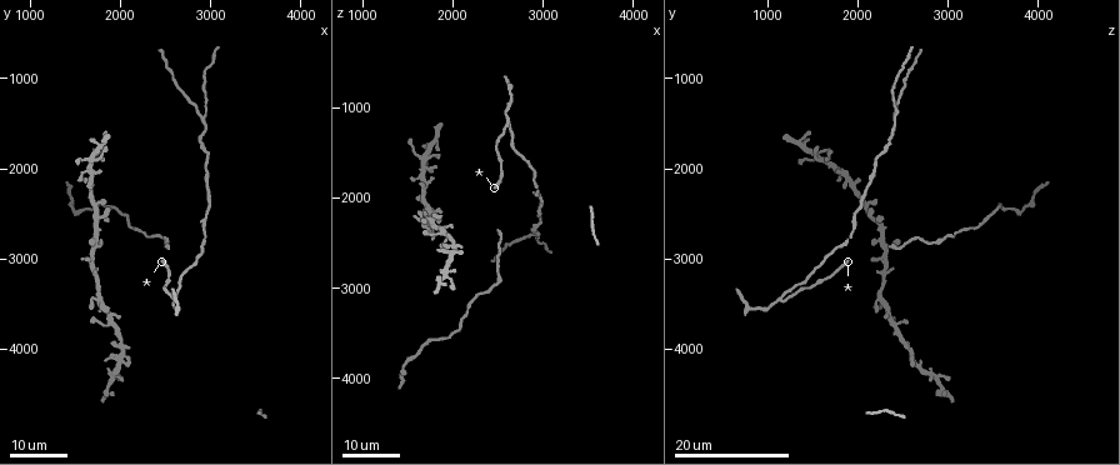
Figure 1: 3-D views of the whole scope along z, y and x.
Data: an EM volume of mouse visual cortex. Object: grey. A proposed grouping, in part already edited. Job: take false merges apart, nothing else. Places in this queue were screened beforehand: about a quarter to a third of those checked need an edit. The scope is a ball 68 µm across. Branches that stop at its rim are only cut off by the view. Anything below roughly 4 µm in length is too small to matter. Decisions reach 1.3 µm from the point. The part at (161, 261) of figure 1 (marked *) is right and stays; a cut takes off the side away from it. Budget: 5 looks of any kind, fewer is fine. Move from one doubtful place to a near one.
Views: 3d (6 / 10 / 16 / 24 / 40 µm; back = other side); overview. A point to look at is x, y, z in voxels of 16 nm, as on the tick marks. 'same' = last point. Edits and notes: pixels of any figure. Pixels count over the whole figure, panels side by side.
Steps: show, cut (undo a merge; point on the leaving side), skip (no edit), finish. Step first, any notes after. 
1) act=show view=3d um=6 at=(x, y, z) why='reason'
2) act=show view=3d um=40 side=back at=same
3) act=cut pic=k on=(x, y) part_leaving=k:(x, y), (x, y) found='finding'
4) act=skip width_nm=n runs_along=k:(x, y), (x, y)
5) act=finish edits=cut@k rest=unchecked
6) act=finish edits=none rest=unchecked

act=show view=3d um=24 at=(2900, 1450, 2400)

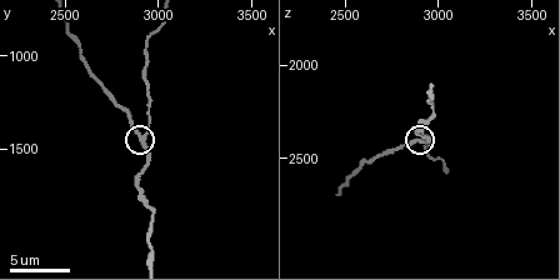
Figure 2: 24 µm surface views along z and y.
act=show view=3d um=10 at=(2920, 1420, 2400)

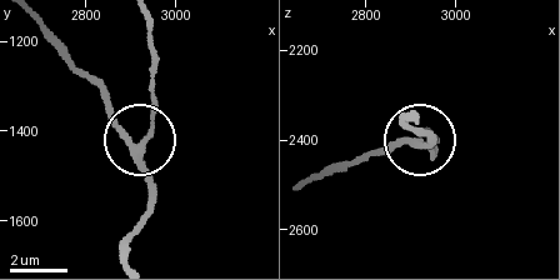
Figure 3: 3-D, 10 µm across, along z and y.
act=skip width_nm=220 runs_along=3:(129, 254), (150, 196), (143, 146), (150, 124), (150, 48) found='continuous, no second cell'

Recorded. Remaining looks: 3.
act=show view=3d um=24 at=(2000, 4100, 2600) why='arms part here'

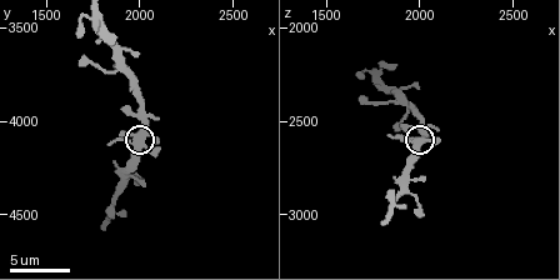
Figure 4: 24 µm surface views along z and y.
act=show view=3d um=6 at=(2000, 4140, 2620) why='closer look'

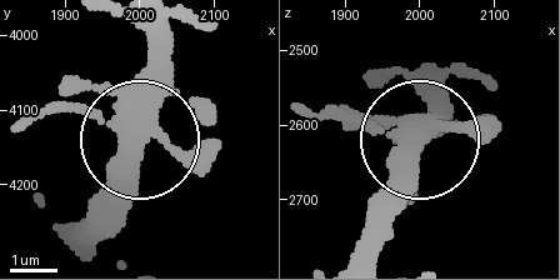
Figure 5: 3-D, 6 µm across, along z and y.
act=skip width_nm=380 runs_along=5:(144, 30), (151, 114), (115, 218) found='continuous, no second cell'

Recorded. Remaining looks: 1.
act=finish edits=none rest=unchecked

